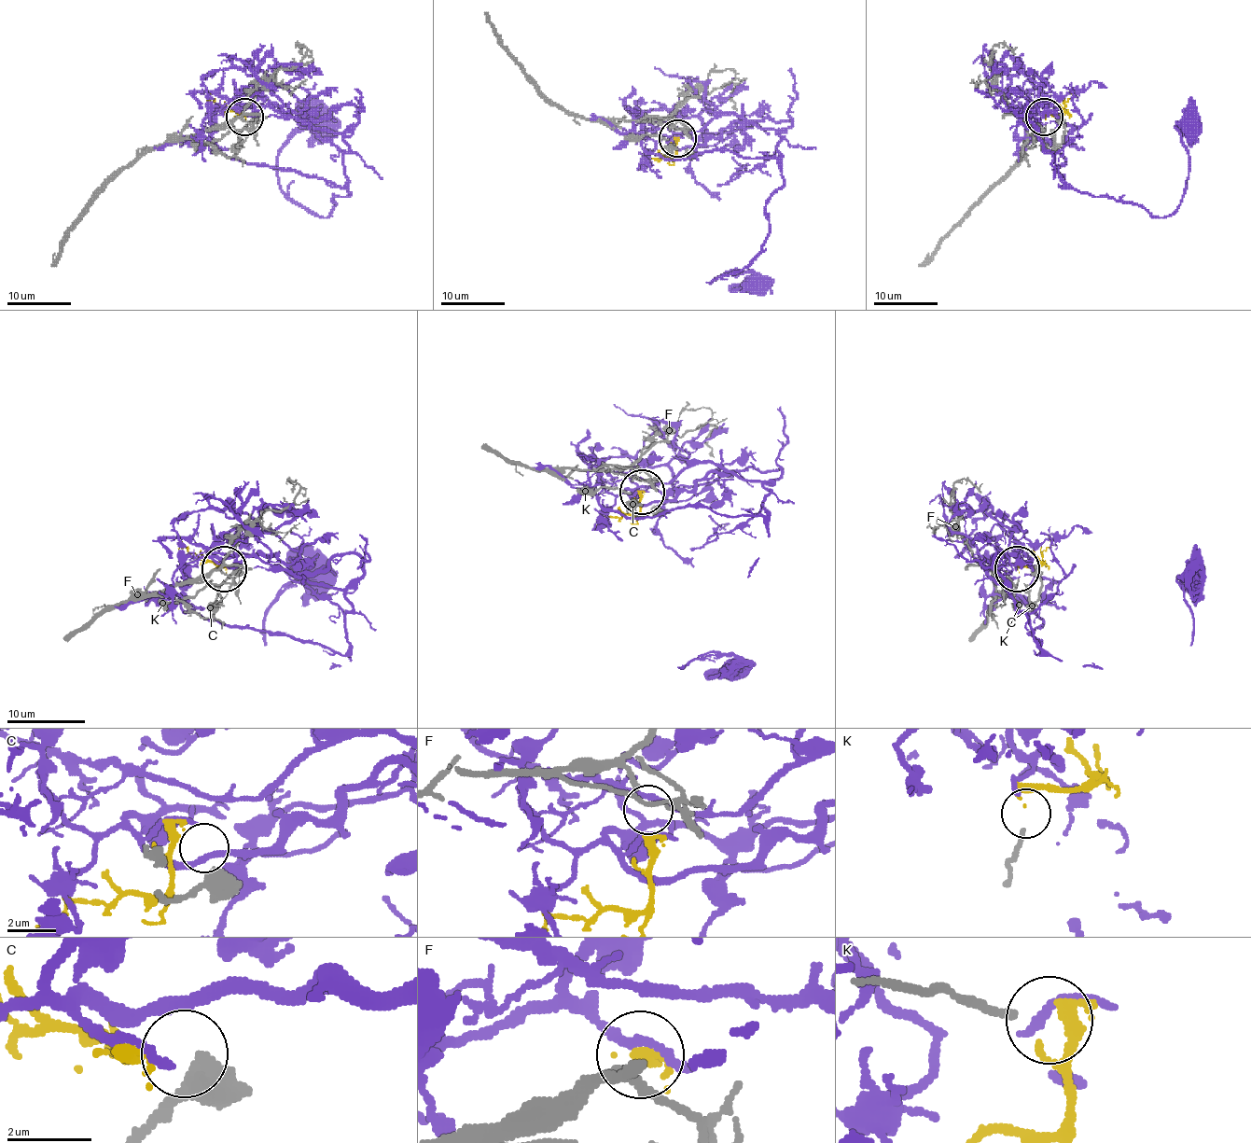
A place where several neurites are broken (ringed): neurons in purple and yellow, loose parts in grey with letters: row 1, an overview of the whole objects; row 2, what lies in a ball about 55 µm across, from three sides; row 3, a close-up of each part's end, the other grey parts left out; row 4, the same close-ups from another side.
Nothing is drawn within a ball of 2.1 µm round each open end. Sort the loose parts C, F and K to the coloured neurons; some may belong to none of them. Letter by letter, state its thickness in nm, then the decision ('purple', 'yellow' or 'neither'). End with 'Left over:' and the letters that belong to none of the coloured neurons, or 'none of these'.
C: 460 nm | purple
F: 240 nm | yellow
K: 180 nm | neither
Left over: K

